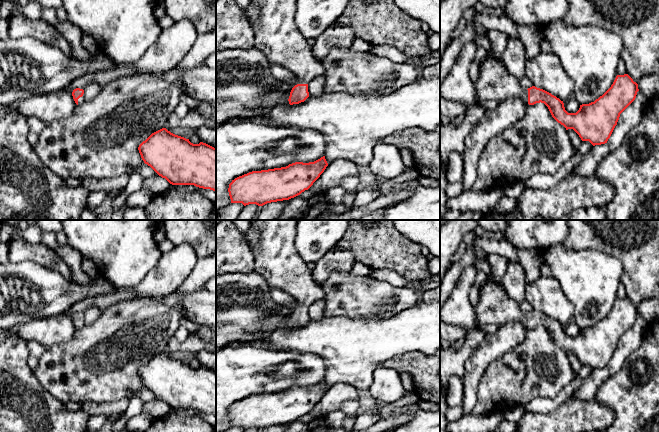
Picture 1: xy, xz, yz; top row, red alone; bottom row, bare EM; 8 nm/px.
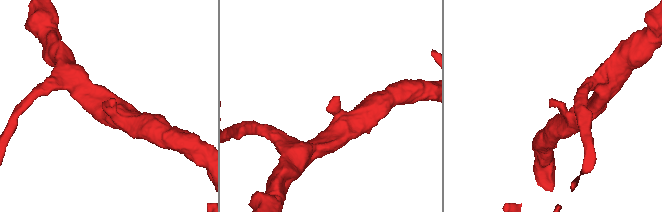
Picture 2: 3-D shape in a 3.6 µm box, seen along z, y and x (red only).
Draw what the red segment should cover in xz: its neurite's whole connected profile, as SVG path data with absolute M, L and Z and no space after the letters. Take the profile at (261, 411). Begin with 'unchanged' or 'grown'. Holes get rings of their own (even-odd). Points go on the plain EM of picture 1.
unchanged | M323 380L314 386L295 386L286 391L249 396L229 408L231 427L263 430L289 424L308 414L327 390Z

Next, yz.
grown | M484 282L479 290L479 302L474 305L476 320L479 326L488 324L506 325L512 322L521 322L529 329L544 327L552 341L566 354L573 353L582 365L589 365L593 370L607 367L610 362L620 338L635 324L638 308L628 299L617 299L611 311L598 323L589 328L580 329L576 337L568 337L564 327L551 317L532 310L527 314L521 311L517 301L508 297L501 282Z

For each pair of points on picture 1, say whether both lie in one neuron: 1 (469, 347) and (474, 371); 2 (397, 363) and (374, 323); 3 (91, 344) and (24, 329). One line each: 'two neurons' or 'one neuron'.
1: two neurons
2: two neurons
3: two neurons

